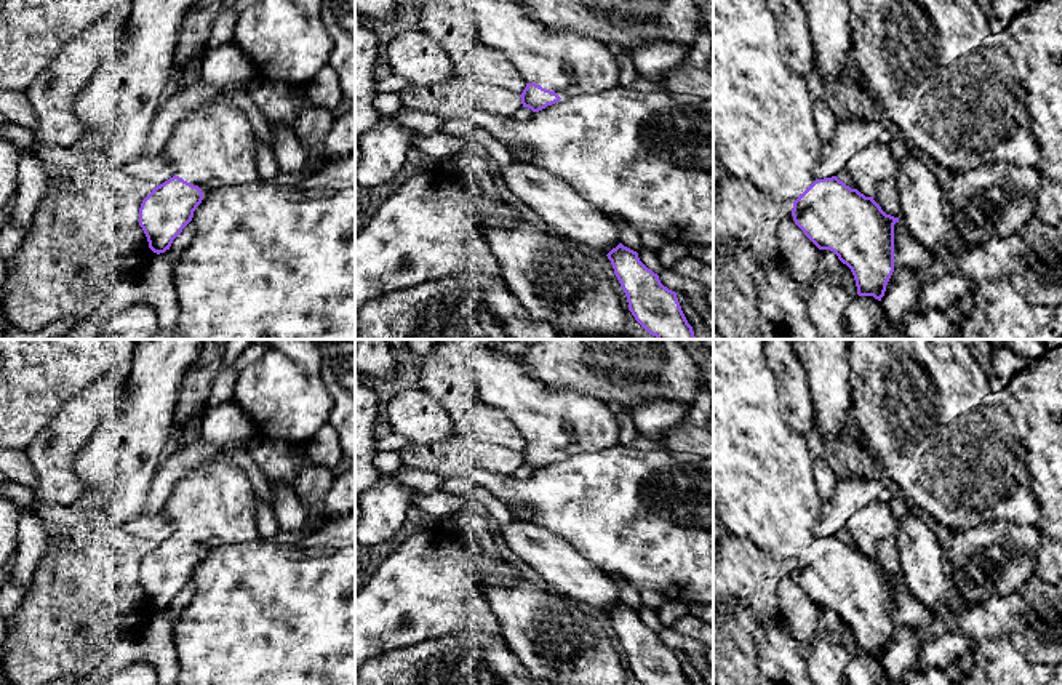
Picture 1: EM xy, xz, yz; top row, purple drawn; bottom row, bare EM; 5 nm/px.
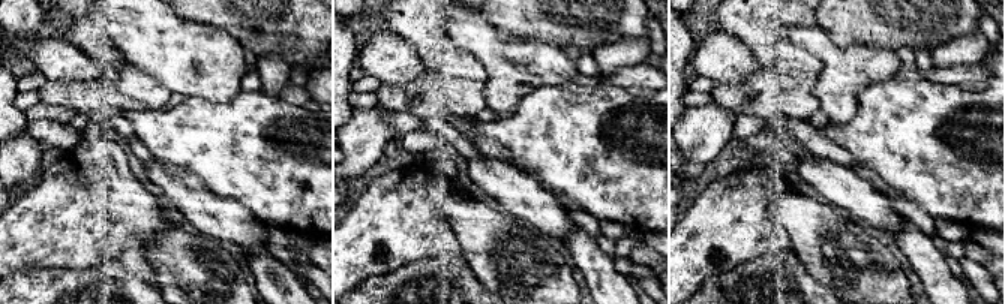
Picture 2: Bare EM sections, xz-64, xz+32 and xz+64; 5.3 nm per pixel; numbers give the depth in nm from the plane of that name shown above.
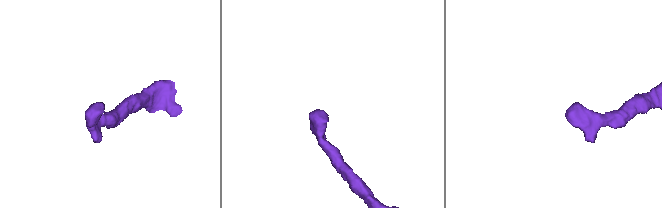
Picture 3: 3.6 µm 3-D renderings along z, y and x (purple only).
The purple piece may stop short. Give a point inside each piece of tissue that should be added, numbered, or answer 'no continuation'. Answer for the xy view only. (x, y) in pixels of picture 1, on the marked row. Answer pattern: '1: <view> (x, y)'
1: xy (213, 146)

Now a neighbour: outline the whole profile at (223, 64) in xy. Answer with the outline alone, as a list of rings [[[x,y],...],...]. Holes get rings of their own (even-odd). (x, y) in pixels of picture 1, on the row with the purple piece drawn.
[[[234,43],[211,46],[203,56],[200,78],[218,88],[235,82],[253,82],[256,70],[248,56]]]

